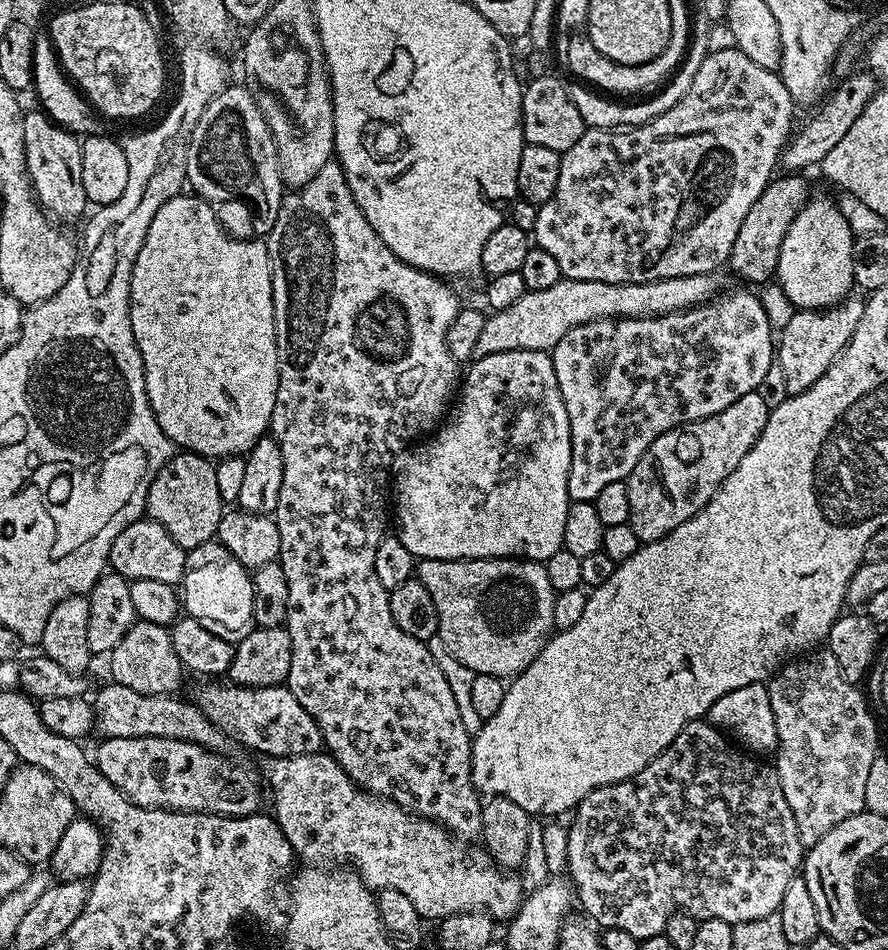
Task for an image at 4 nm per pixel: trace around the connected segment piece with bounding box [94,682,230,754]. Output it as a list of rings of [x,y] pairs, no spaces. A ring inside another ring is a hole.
[[[108,682],[94,699],[95,731],[100,731],[99,735],[104,738],[174,738],[194,742],[212,752],[227,753],[228,735],[210,723],[194,702],[178,697],[176,694],[138,694],[138,690],[130,690],[130,686]]]

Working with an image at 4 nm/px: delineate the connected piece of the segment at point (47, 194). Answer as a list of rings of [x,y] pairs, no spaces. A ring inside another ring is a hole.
[[[45,111],[24,112],[24,165],[28,171],[28,181],[32,184],[37,204],[57,221],[85,215],[80,145],[81,141],[75,135],[60,127]]]

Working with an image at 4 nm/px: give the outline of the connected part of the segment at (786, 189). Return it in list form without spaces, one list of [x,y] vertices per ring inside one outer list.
[[[780,174],[775,177],[766,186],[766,190],[762,190],[762,194],[758,198],[758,202],[754,202],[754,206],[750,206],[750,214],[746,214],[746,218],[742,218],[742,226],[738,230],[738,238],[734,238],[734,246],[728,255],[727,267],[732,268],[733,272],[741,276],[744,280],[756,284],[752,286],[763,286],[775,277],[776,267],[778,266],[778,254],[782,250],[782,238],[786,238],[786,230],[790,226],[790,222],[800,210],[800,205],[805,203],[806,195],[804,191],[808,188],[807,175],[804,174]]]

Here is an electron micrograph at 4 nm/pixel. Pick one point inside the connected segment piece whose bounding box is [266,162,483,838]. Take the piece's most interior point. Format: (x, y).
(362, 337)

